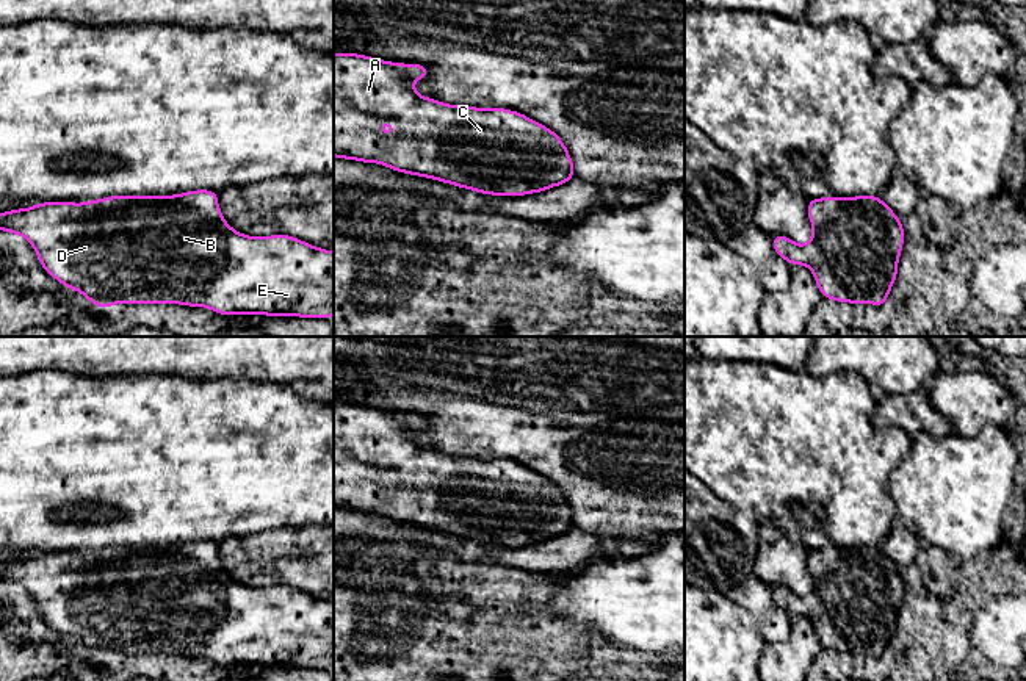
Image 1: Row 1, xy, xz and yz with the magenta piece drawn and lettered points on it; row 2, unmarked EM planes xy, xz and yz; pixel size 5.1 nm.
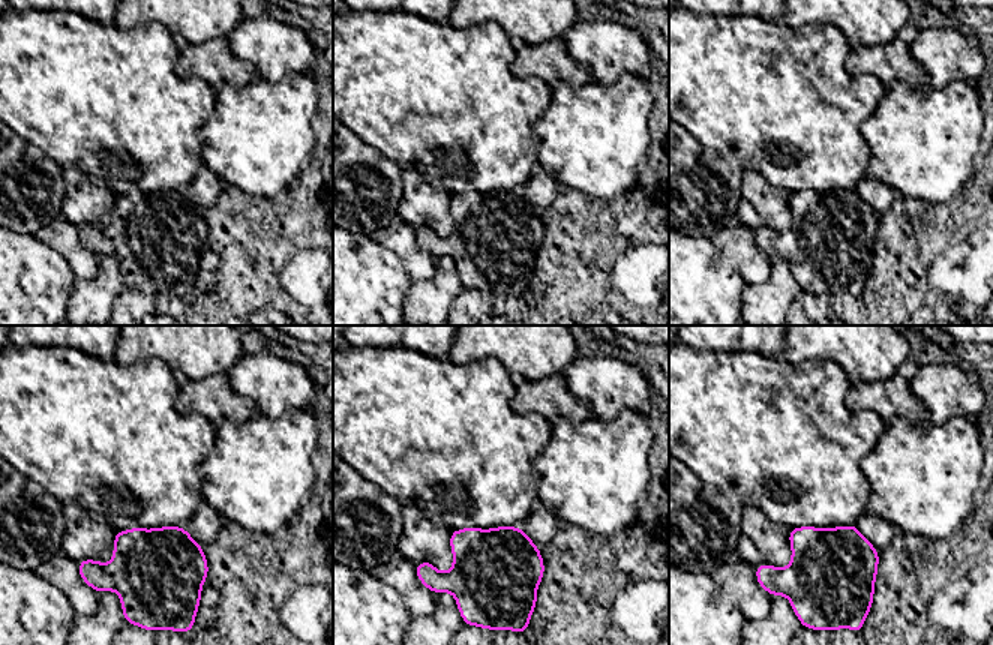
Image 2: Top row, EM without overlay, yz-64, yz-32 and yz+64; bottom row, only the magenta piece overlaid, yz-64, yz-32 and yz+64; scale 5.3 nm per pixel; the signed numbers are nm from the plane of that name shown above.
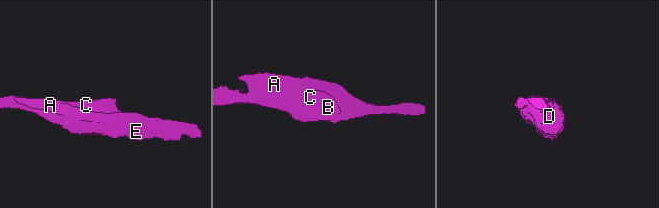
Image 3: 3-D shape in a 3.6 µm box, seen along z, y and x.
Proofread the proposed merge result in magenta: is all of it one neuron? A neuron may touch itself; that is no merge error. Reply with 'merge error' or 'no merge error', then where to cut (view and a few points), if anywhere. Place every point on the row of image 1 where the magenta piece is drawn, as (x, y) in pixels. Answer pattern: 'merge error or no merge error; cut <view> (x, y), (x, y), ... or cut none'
no merge error; cut none

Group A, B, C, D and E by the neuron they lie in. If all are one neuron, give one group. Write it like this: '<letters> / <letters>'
A B C D E

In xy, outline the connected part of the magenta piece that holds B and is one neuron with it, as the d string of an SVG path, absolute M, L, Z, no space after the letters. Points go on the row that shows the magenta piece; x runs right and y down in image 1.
M196 189L172 196L108 196L83 204L41 202L0 213L0 230L23 236L45 272L66 288L80 291L94 307L161 302L205 307L218 315L329 319L334 315L334 252L284 233L243 235L226 222L218 196Z

